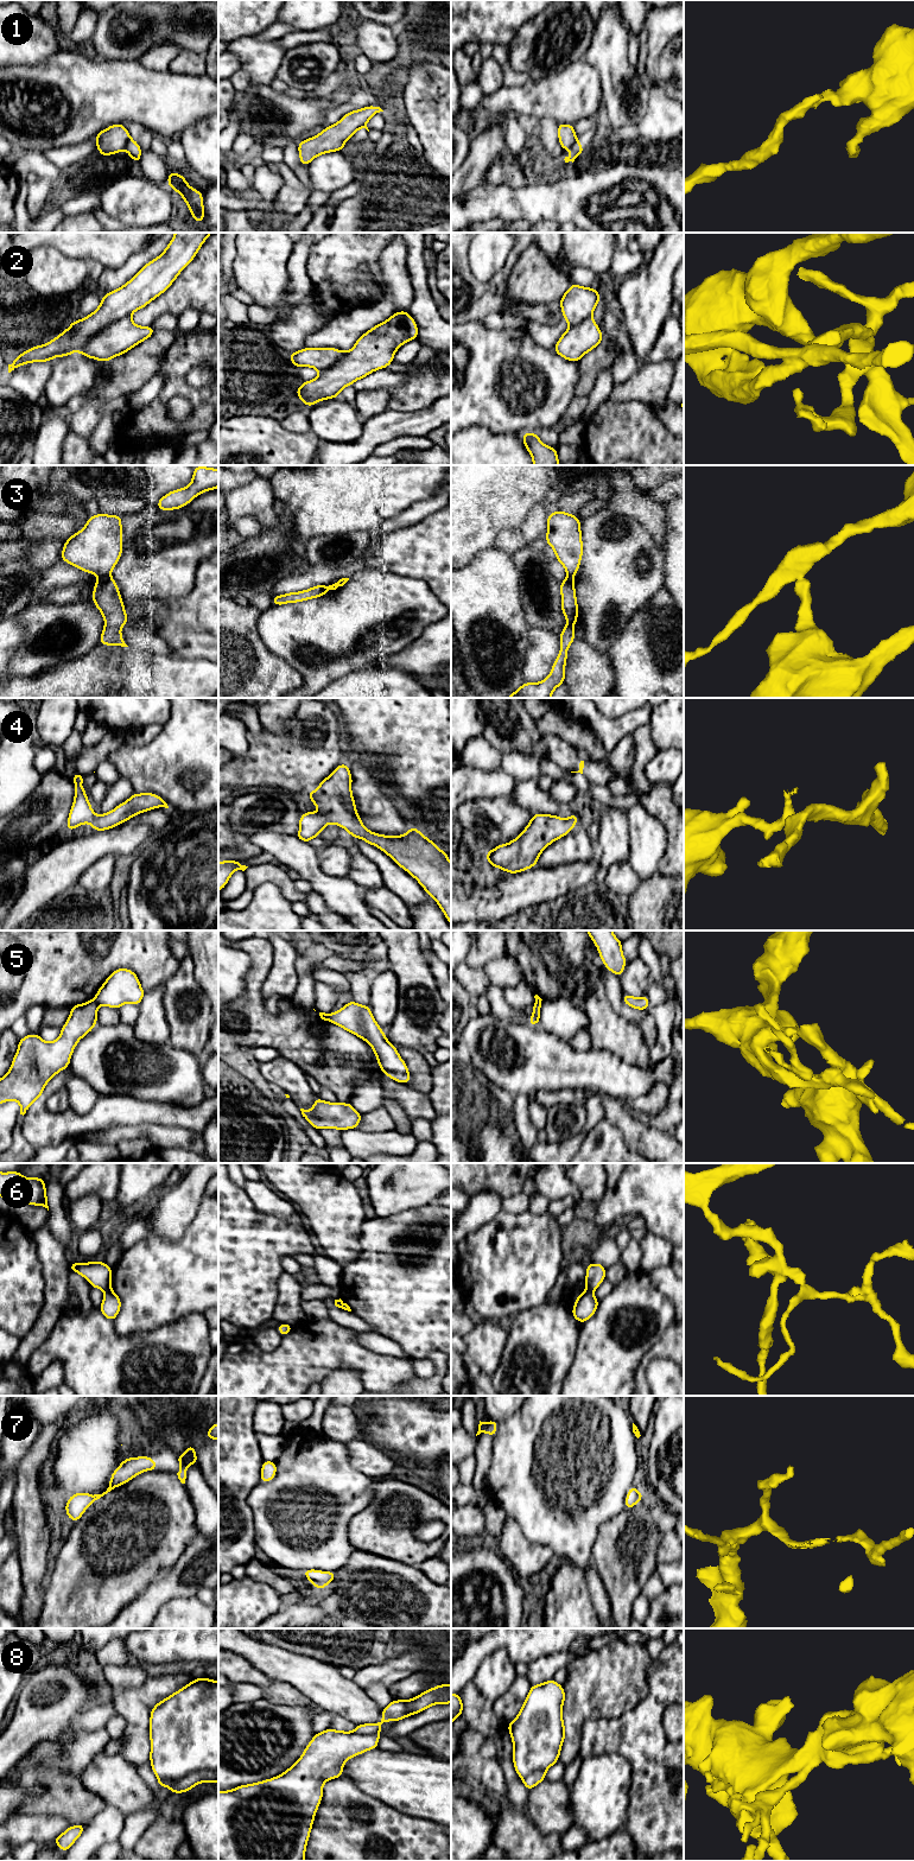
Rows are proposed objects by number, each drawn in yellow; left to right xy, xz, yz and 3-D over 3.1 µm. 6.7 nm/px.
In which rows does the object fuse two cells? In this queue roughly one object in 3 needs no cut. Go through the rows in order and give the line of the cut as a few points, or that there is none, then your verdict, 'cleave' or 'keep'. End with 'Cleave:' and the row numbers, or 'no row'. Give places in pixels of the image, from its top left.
1: cut in xy along (131, 138), (125, 148); cleave
2: no cut; keep
3: cut in xy along (109, 575), (100, 578); cleave
4: cut in xz along (322, 813), (329, 823); cleave
5: cut in xy along (94, 998), (97, 1005); cleave
6: cut in xy along (109, 1288), (105, 1291); cleave
7: no cut; keep
8: cut in xy along (217, 1770), (196, 1770), (179, 1778), (158, 1778); cleave
Cleave: 1, 3, 4, 5, 6, 8

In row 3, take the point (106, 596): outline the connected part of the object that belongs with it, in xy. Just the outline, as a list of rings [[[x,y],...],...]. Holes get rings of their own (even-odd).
[[[110,576],[97,579],[91,598],[104,618],[100,643],[128,647],[120,633],[128,617],[116,582]]]

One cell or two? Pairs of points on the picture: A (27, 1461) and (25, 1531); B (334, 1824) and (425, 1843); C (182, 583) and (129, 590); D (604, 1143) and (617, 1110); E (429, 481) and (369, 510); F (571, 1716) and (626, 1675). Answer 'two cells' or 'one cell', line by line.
A: one cell
B: one cell
C: one cell
D: two cells
E: one cell
F: one cell

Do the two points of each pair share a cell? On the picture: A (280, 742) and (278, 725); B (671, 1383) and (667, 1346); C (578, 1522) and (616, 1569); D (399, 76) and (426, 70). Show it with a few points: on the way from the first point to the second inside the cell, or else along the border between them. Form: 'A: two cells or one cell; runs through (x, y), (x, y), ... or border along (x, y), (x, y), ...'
A: two cells; border along (294, 711), (285, 732), (273, 734), (264, 728)
B: two cells; border along (671, 1359), (654, 1359), (648, 1365), (646, 1376)
C: two cells; border along (610, 1519), (600, 1526), (590, 1560)
D: two cells; border along (408, 67), (401, 101)

